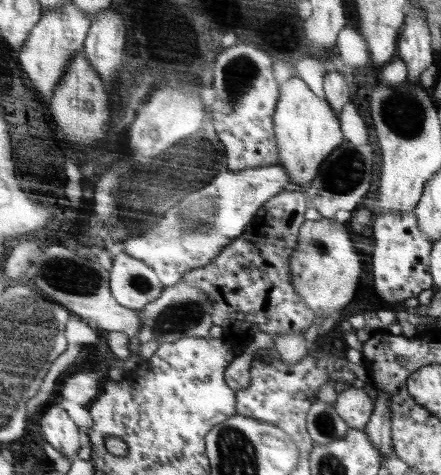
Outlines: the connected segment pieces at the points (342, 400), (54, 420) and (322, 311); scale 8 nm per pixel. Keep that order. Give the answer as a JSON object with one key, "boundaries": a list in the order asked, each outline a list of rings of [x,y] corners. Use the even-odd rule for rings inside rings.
{"boundaries":[[[[350,386],[347,390],[338,392],[335,402],[336,413],[350,429],[364,430],[366,422],[370,420],[370,414],[374,406],[368,400],[368,394],[363,389]]],[[[60,404],[40,412],[40,434],[62,455],[71,458],[82,448],[82,428]]],[[[323,218],[316,221],[307,220],[299,230],[298,246],[295,247],[294,254],[290,258],[290,267],[292,268],[292,285],[295,291],[299,293],[308,308],[315,312],[315,316],[332,316],[332,312],[344,309],[344,306],[352,300],[360,276],[360,258],[356,254],[356,248],[350,240],[350,234],[346,226],[340,222],[332,221],[330,218]]]]}

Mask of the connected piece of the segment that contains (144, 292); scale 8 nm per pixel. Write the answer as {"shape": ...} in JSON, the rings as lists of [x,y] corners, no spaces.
{"shape":[[[126,252],[114,258],[111,271],[111,287],[122,306],[141,311],[166,290],[152,265]]]}

